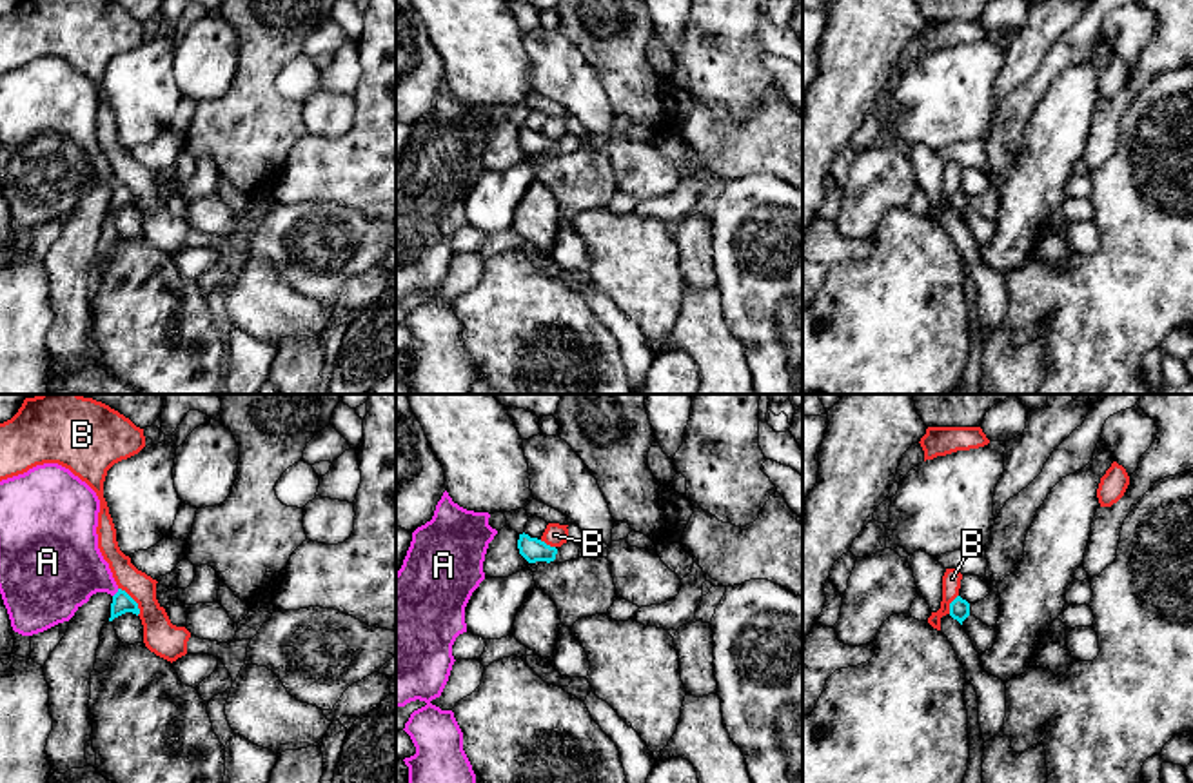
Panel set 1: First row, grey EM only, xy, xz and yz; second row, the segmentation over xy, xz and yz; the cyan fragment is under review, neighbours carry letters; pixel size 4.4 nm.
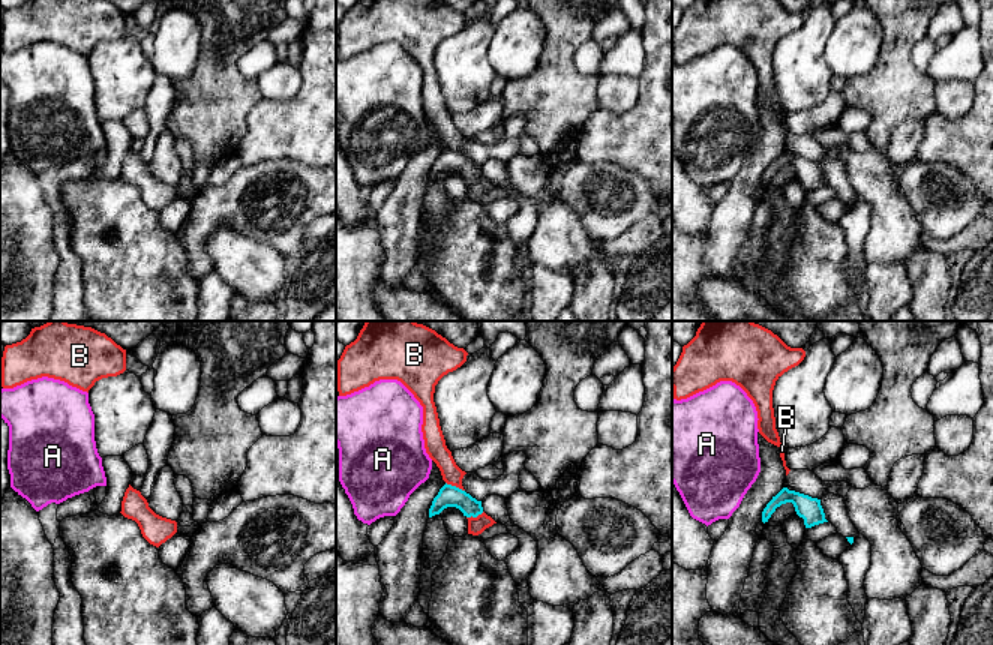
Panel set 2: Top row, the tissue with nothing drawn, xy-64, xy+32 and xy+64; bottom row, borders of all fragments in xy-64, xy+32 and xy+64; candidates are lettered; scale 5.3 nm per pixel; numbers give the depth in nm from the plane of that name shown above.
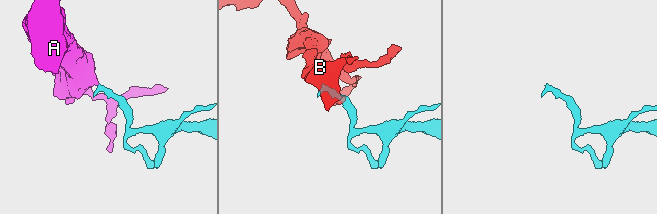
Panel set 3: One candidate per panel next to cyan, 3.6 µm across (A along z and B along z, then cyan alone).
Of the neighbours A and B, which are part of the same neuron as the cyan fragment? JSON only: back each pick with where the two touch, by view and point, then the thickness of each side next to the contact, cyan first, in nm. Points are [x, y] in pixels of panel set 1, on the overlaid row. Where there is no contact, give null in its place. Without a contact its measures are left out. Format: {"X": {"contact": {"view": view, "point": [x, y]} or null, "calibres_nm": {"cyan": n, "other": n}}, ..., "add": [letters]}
{"A": {"contact": {"view": "xy", "point": [117, 593]}, "calibres_nm": {"cyan": 90, "other": 320}}, "add": ["A"]}

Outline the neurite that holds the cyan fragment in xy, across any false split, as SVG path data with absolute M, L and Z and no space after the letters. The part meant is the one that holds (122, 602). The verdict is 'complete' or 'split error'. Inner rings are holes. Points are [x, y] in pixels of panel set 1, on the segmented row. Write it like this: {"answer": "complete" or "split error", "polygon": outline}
{"answer": "split error", "polygon": "M58 463L0 481L0 594L15 632L33 636L69 621L96 592L113 596L109 621L125 612L140 614L98 549L98 512L96 492Z"}

